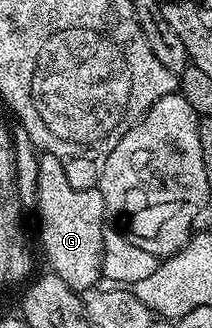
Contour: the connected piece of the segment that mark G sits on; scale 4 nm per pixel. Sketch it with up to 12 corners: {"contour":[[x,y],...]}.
{"contour":[[43,153],[34,204],[50,272],[76,291],[103,277],[98,187]]}

